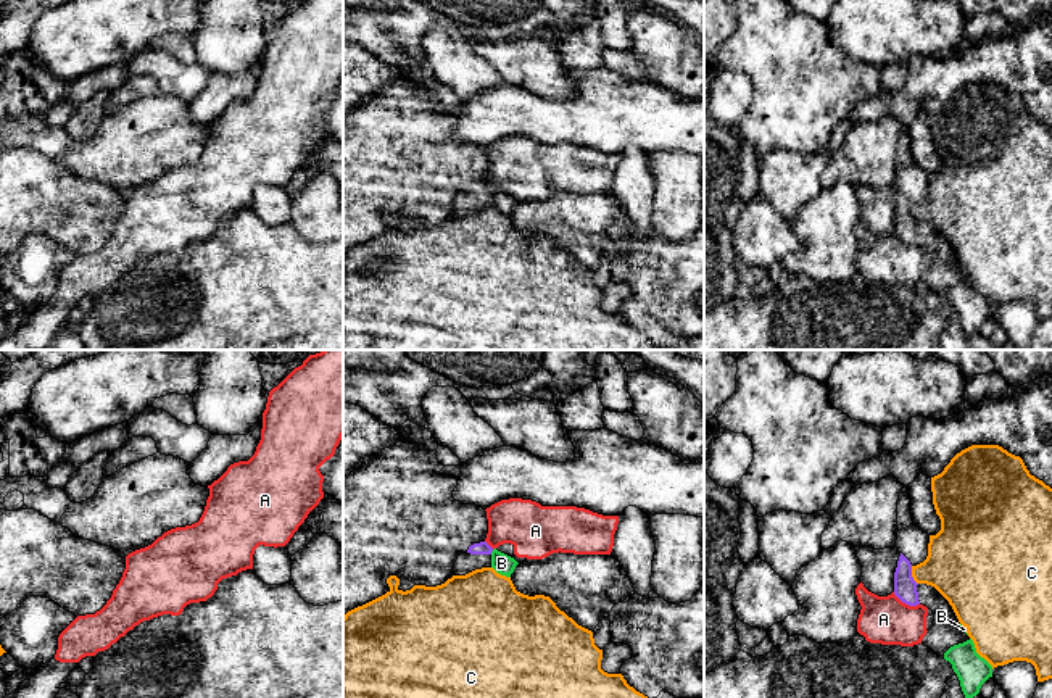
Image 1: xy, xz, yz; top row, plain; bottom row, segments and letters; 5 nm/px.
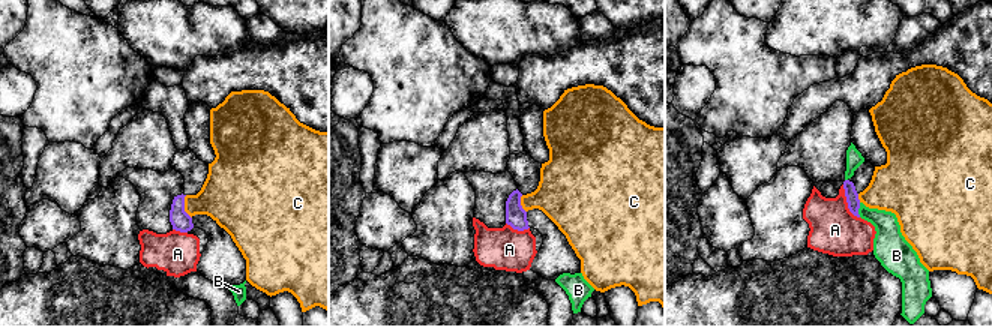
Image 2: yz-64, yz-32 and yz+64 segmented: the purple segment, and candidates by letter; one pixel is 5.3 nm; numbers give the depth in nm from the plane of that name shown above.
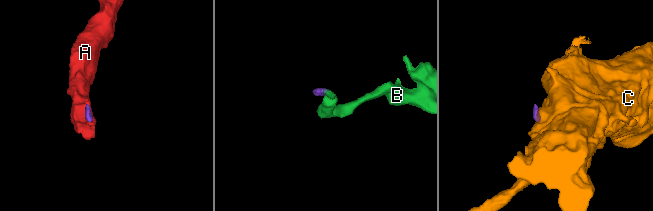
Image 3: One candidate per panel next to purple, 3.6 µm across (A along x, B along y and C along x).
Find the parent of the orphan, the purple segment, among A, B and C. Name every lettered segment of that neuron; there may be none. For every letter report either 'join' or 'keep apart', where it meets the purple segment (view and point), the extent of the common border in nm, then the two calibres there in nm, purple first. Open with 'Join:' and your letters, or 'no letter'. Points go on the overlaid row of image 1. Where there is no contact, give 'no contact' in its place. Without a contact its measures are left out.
Join: no letter
A: keep apart | yz (906, 603) | 150 nm | 110/240 nm
B: keep apart | xz (492, 550) | 30 nm | 60/100 nm
C: keep apart | yz (911, 576) | 100 nm | 110/340 nm

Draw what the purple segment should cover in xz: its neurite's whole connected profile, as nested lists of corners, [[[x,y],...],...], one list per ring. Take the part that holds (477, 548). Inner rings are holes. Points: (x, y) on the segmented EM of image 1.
[[[487,542],[474,543],[469,550],[458,556],[453,574],[466,575],[475,569],[491,567],[493,548]]]

